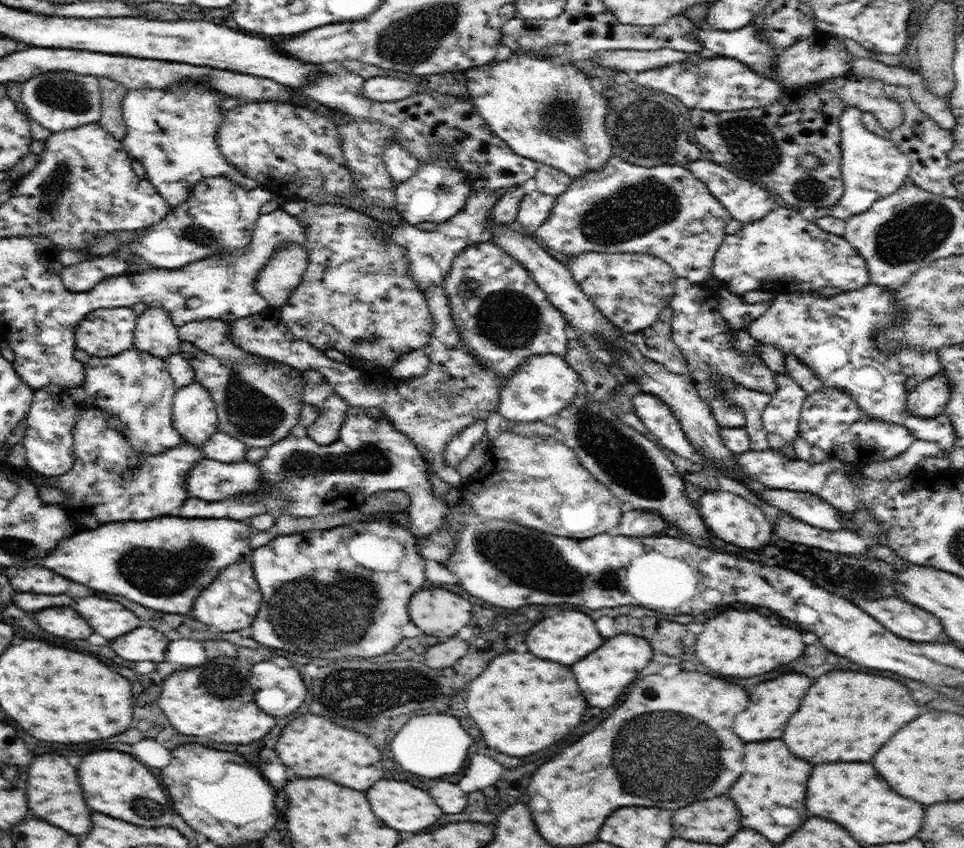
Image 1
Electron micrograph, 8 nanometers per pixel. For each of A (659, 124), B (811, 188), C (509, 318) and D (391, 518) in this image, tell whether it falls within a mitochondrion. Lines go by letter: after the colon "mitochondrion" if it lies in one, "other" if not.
A: mitochondrion
B: mitochondrion
C: mitochondrion
D: other

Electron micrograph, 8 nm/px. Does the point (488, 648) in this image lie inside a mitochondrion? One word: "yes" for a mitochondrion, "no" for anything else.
no

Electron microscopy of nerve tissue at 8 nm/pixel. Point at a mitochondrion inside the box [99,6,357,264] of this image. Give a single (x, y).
(198, 235)

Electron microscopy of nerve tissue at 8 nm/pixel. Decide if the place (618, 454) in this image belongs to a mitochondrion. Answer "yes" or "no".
yes

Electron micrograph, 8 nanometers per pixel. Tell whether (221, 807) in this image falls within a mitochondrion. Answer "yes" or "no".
no

